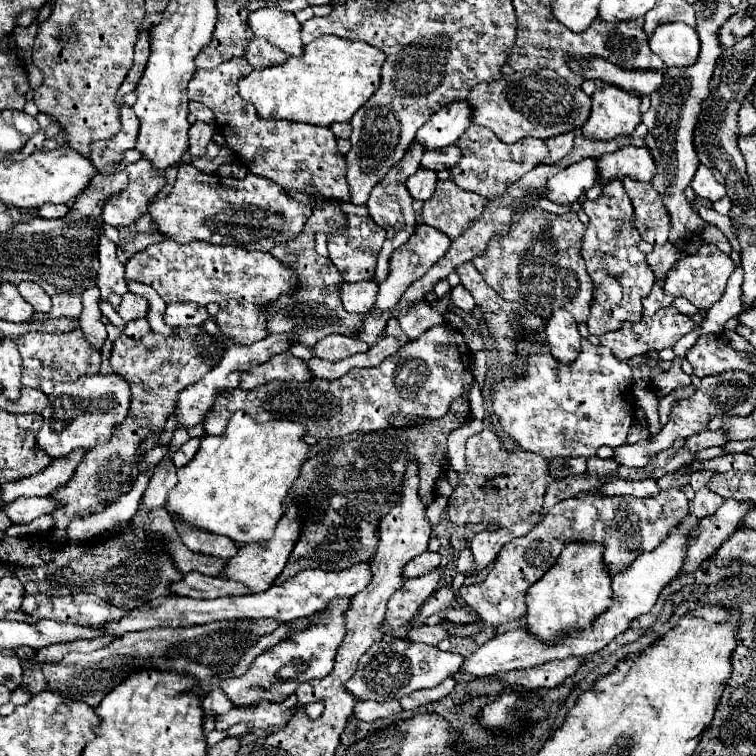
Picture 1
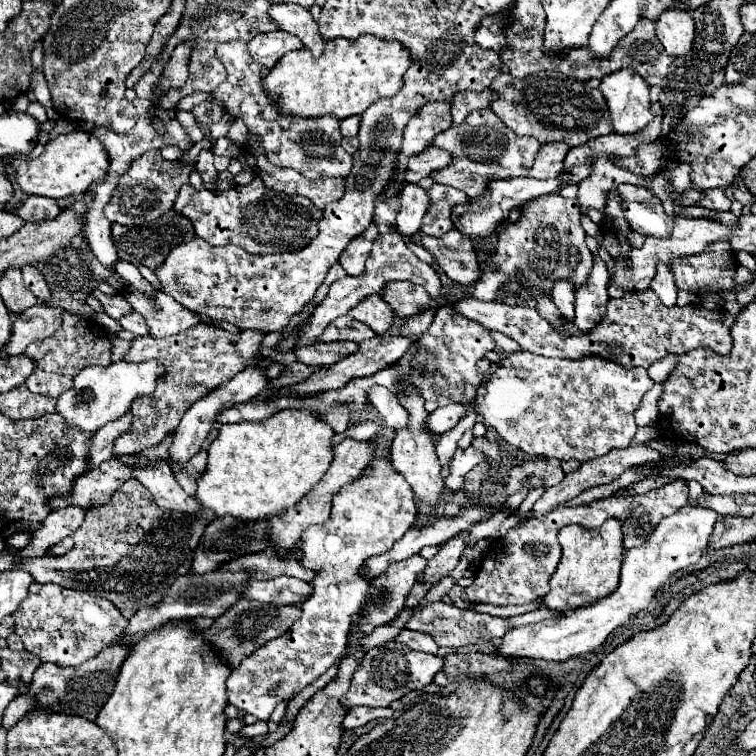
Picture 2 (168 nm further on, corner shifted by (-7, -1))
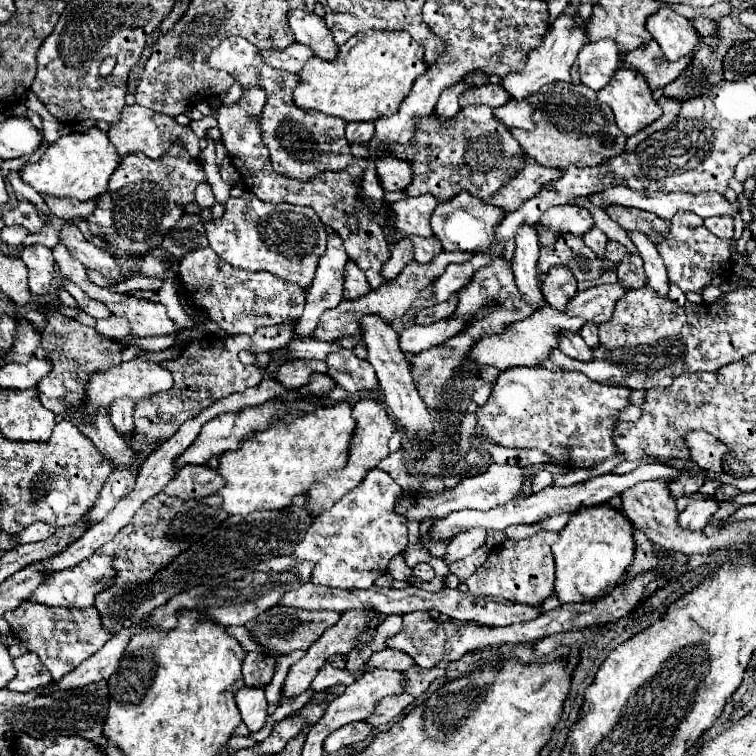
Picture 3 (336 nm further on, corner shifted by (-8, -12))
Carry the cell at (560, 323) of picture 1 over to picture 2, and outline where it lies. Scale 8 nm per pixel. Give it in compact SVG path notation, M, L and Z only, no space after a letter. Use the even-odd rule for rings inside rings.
M563 279L563 281L557 281L551 289L551 295L553 295L553 301L557 305L557 309L565 315L567 321L573 321L575 317L575 285L571 285L571 281Z

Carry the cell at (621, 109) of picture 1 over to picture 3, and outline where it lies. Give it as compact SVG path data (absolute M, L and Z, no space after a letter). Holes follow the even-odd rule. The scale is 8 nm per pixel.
M618 68L616 76L598 90L598 100L612 108L616 124L626 136L644 130L662 114L662 108L654 102L652 90L644 84L644 78L626 68Z

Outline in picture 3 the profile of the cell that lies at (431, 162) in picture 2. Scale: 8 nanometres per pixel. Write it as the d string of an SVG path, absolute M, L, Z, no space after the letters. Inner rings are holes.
M384 156L384 160L376 164L376 172L380 172L380 182L386 190L404 190L412 182L412 164L408 164L408 160Z

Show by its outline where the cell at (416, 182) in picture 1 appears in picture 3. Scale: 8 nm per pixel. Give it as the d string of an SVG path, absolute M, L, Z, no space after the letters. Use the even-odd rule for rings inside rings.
M402 238L396 248L392 248L392 254L390 254L390 260L384 264L384 276L388 280L396 278L410 262L414 260L414 248L412 248L412 240L410 238Z

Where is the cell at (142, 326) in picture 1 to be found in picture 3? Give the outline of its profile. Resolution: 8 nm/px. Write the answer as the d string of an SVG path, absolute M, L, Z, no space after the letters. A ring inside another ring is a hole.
M110 316L108 320L96 320L96 332L100 332L100 334L106 336L106 338L120 340L120 338L130 336L132 326L130 326L130 322L128 322L126 318Z

